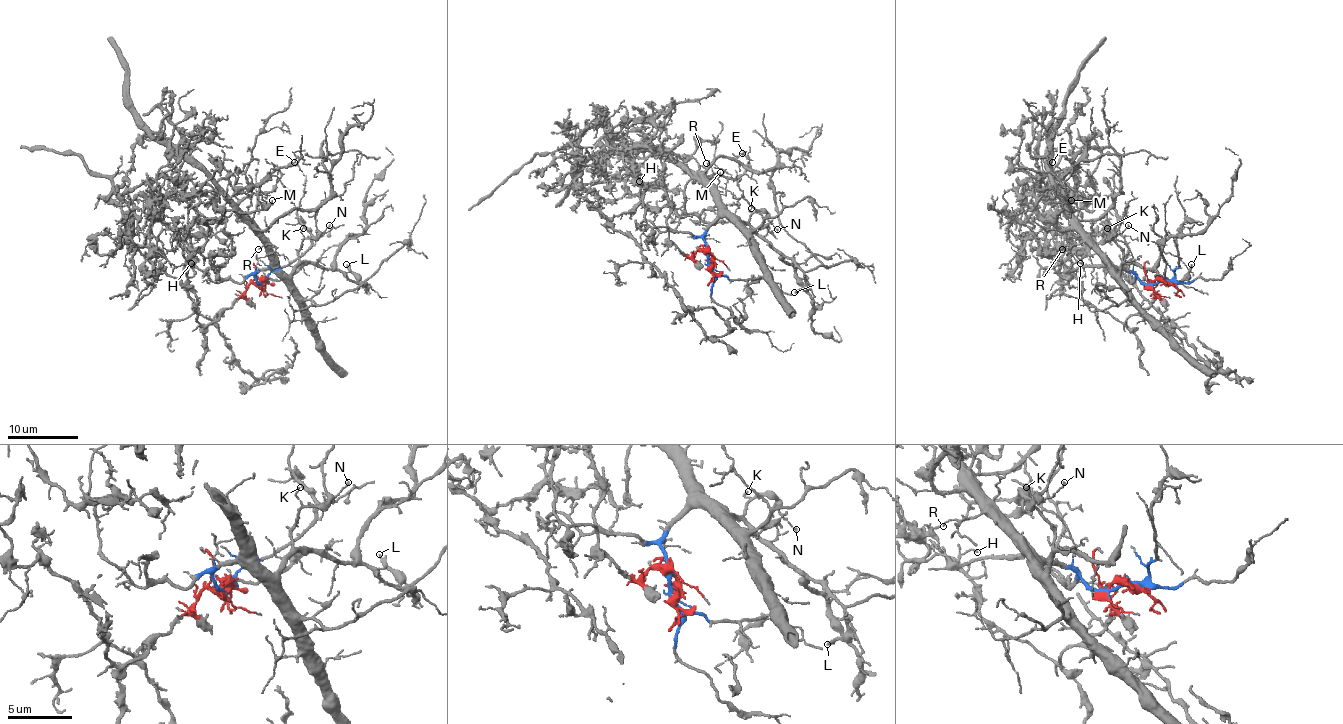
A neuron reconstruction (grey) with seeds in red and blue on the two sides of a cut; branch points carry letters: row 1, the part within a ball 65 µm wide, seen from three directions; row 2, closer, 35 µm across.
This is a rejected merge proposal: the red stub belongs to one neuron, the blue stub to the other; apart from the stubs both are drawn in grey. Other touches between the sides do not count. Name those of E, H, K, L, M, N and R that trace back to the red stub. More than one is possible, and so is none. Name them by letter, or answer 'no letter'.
H

